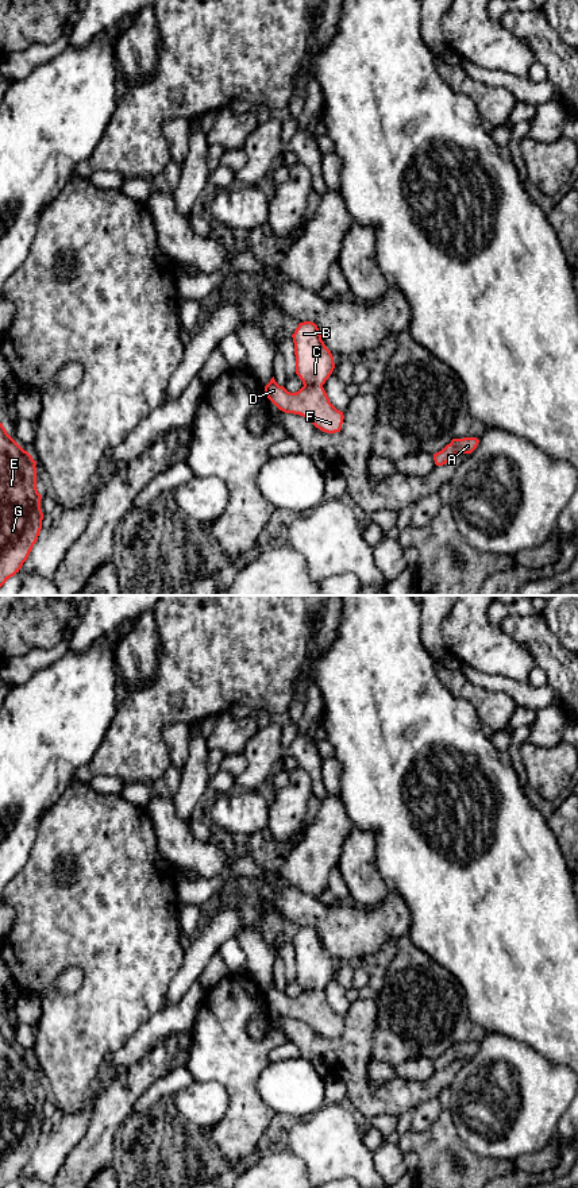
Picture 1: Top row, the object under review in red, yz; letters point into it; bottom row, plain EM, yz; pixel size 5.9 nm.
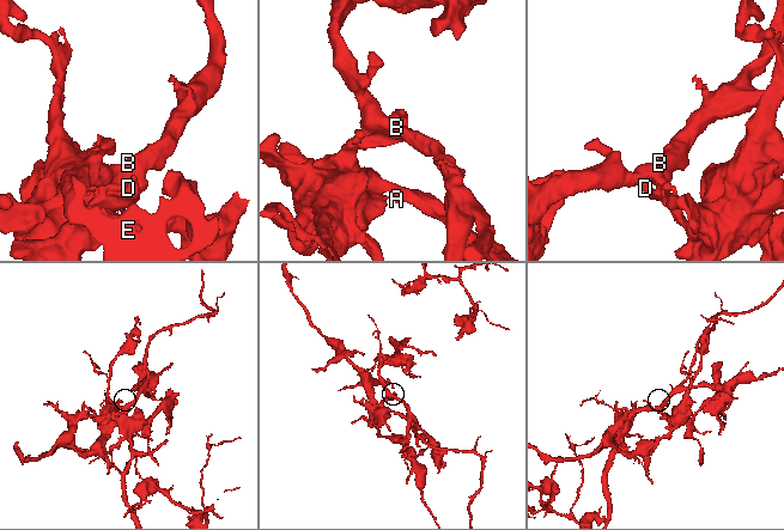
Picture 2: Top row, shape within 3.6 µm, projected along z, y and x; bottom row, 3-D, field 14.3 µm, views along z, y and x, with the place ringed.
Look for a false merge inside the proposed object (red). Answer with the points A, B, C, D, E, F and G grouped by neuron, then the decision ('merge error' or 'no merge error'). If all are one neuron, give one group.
A D F / B C E G; merge error

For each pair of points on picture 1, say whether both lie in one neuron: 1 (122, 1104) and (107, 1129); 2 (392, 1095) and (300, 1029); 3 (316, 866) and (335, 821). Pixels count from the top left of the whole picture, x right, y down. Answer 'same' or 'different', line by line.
1: same
2: same
3: same

